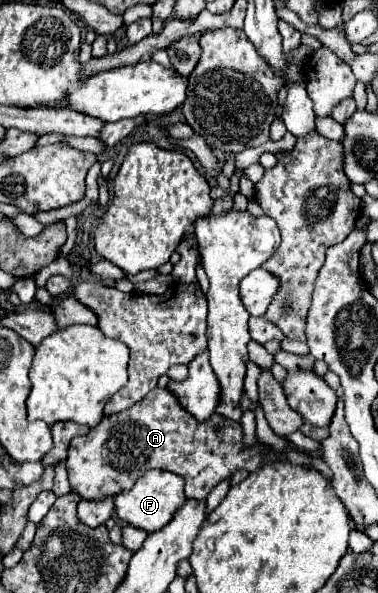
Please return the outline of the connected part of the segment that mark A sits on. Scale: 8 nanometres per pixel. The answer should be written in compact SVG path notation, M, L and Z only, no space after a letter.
M154 388L136 406L132 406L116 416L102 418L100 426L92 428L86 436L72 438L70 448L68 448L66 468L68 468L68 480L70 480L72 490L78 492L80 498L84 498L84 500L104 500L108 496L116 496L116 494L132 488L134 482L152 468L170 470L174 474L180 474L186 480L186 498L204 500L212 492L212 488L220 480L230 478L232 472L236 472L240 468L254 472L262 464L278 460L278 454L268 454L268 456L262 454L260 446L262 446L262 442L256 442L252 448L244 448L240 424L218 418L218 414L214 414L208 422L196 422L190 414L184 414L184 410L180 410L180 404L176 402L176 398L172 398L172 394L168 394L166 388Z

